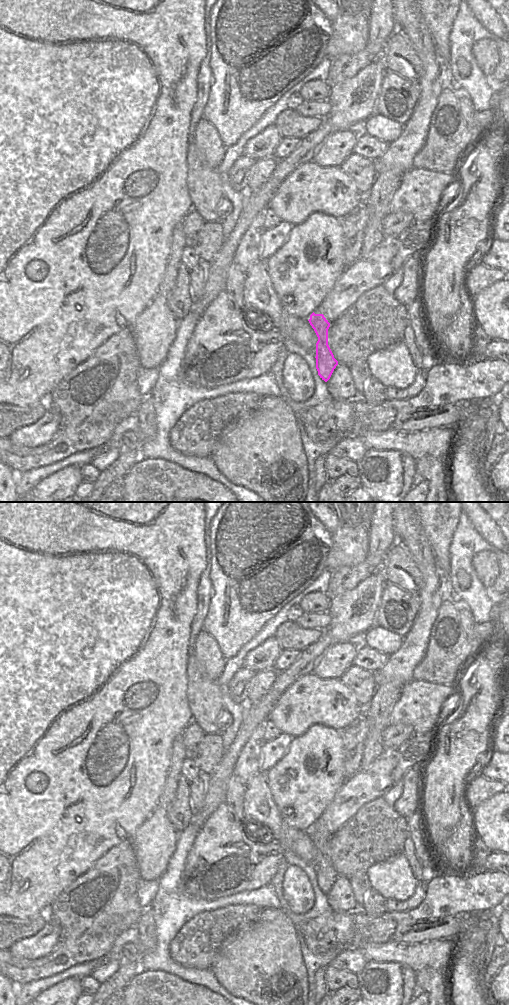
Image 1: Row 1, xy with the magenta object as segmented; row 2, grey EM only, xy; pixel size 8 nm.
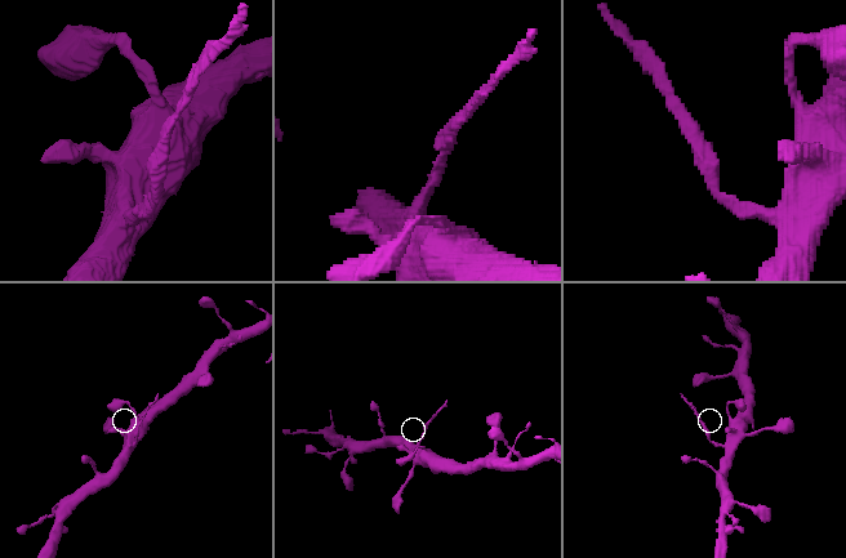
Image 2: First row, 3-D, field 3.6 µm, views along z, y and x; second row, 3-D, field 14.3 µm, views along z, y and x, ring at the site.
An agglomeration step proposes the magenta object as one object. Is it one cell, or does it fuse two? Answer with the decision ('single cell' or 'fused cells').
fused cells

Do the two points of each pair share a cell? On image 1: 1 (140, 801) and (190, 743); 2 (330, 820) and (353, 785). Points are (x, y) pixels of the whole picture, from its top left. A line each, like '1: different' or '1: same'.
1: different
2: same

